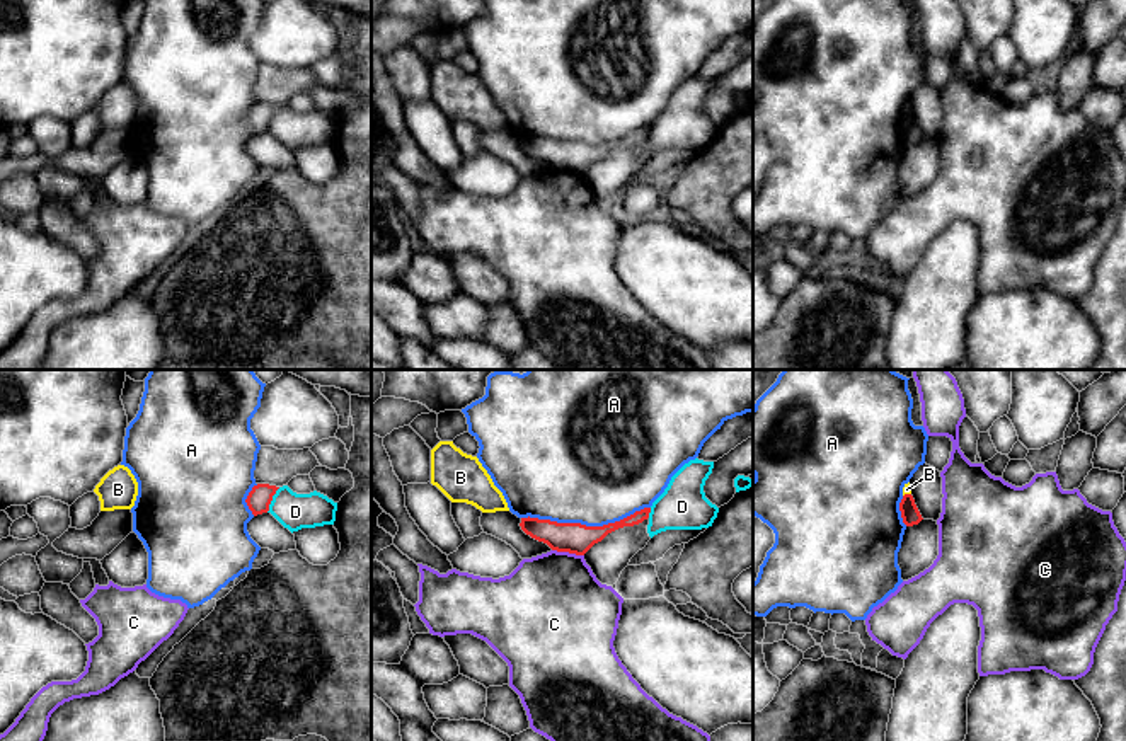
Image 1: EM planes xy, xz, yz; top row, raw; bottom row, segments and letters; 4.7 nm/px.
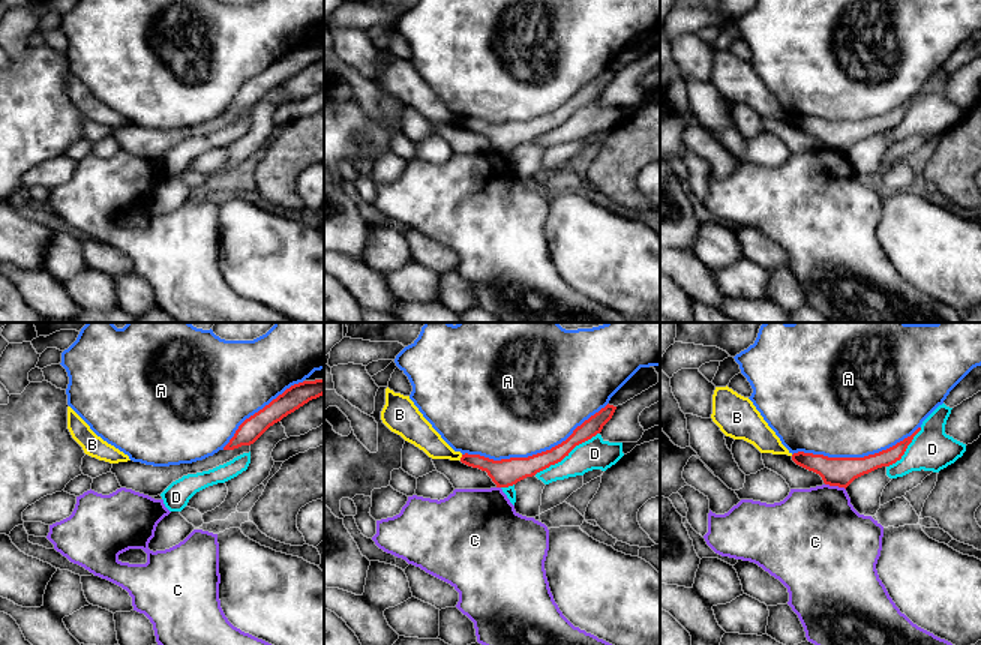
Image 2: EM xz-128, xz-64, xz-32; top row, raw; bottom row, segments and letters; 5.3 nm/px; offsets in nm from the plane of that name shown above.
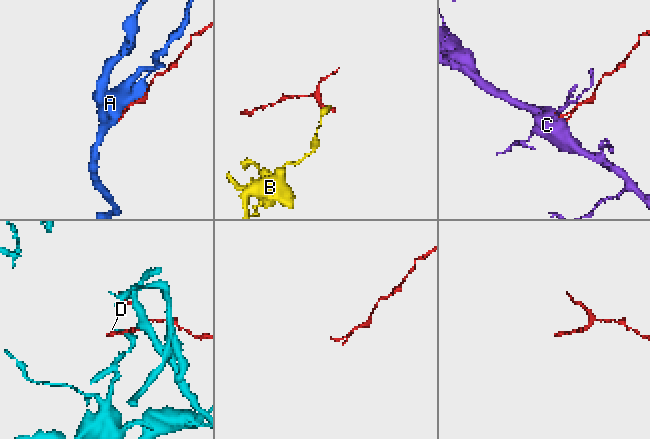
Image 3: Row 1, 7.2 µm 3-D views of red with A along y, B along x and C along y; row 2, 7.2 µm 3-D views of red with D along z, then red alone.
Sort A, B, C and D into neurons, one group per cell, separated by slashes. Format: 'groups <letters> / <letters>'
groups A / B / C / D

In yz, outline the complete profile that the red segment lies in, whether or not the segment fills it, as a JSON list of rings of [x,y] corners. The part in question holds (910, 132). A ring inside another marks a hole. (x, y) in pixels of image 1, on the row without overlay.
[[[911,112],[903,114],[899,121],[899,129],[906,145],[918,143],[923,138]]]

